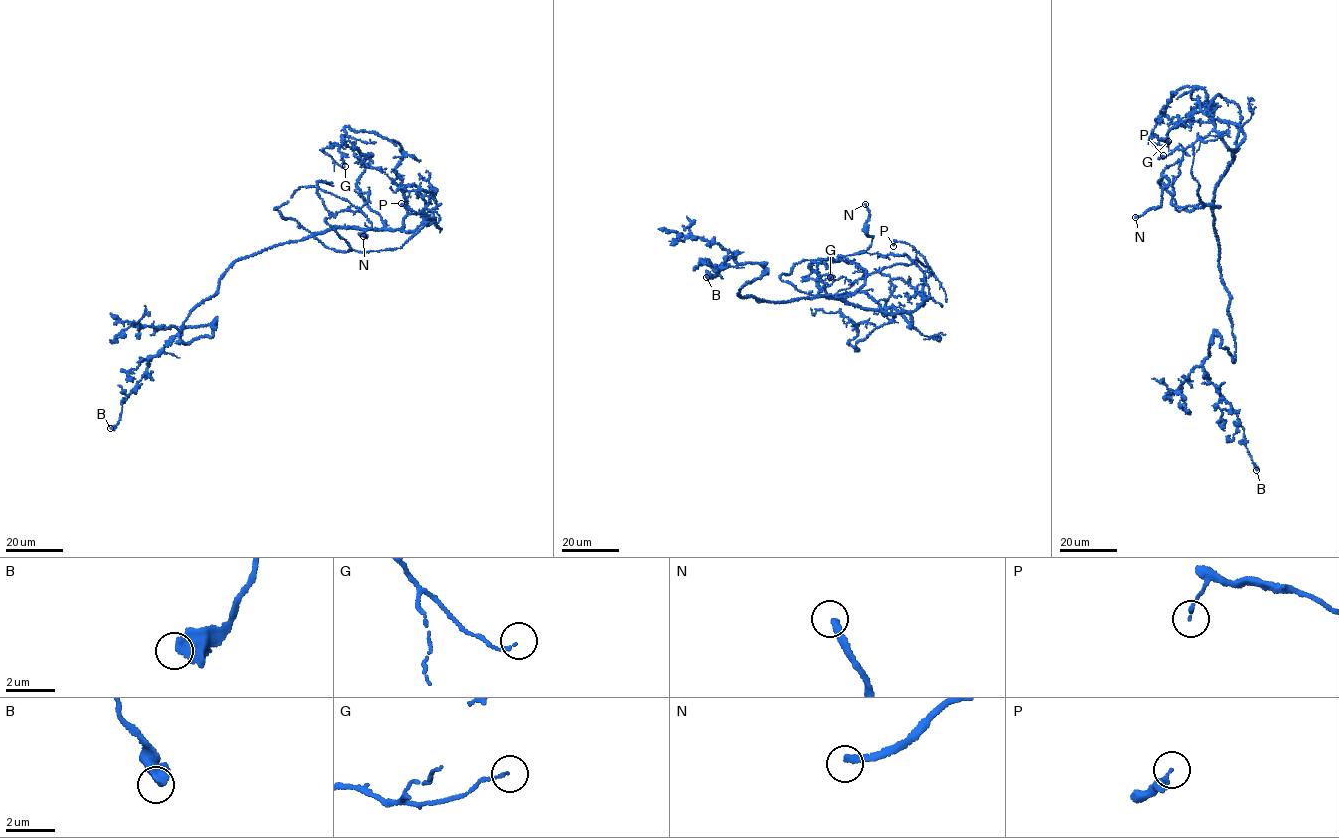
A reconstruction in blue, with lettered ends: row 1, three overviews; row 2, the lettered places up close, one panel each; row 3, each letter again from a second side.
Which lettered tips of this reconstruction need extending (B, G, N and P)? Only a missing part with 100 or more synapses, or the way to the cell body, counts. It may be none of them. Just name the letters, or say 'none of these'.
N

